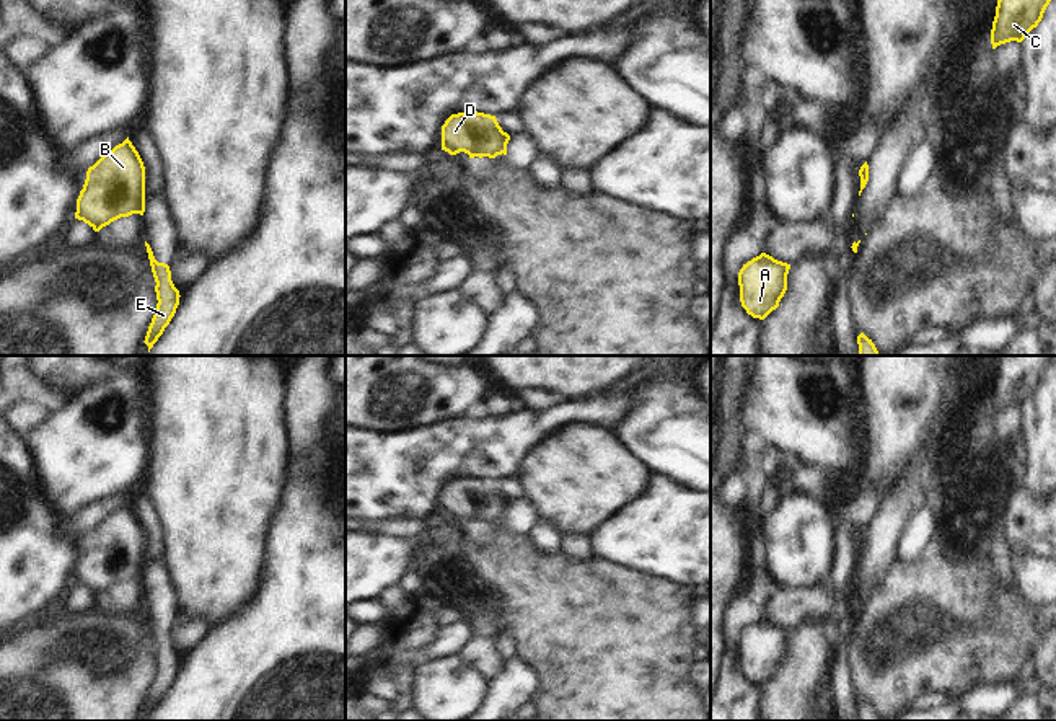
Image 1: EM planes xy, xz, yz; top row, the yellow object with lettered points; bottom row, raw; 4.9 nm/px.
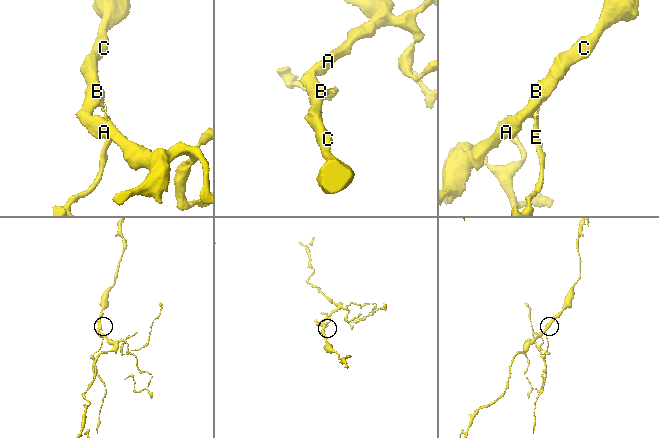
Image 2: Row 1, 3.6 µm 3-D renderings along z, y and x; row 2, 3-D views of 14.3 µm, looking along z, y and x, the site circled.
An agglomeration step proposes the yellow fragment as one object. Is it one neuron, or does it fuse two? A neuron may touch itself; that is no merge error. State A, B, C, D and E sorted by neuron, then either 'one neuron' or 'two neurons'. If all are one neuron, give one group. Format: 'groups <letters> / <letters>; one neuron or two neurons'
groups A B C D / E; two neurons

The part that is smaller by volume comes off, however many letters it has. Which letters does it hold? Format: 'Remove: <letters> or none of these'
Remove: E

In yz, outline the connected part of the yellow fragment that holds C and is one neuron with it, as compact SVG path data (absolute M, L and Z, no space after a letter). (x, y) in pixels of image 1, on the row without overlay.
M1002 356L991 395L992 414L1010 406L1022 408L1054 364L1056 356Z

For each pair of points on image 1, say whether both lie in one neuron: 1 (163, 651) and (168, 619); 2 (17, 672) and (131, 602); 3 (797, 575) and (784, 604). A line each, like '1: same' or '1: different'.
1: same
2: different
3: different

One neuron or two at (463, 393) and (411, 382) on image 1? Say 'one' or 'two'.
one

